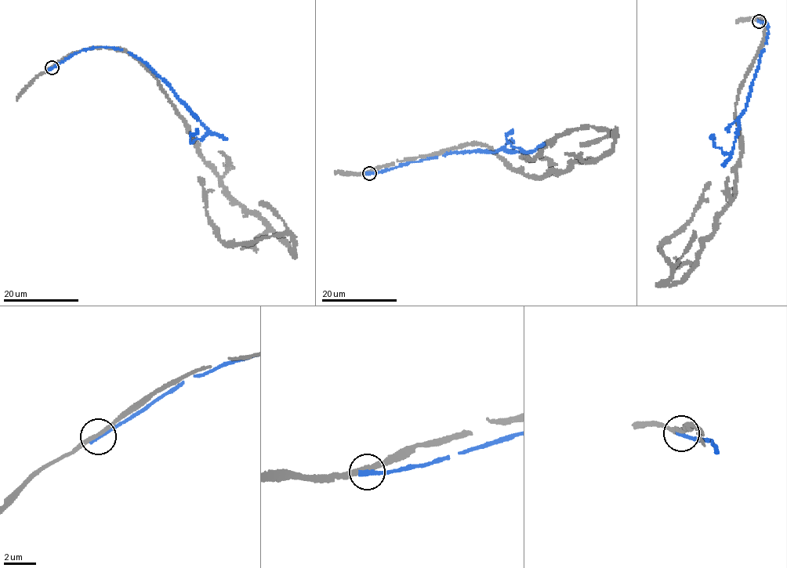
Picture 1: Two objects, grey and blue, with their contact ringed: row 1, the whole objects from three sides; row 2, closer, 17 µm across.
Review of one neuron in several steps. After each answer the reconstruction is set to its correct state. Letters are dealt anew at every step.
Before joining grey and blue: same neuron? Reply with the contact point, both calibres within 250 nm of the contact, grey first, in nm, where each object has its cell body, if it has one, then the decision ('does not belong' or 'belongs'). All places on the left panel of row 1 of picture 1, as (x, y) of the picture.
place (52, 67); calibres 280 and 320 nm; soma grey none; soma blue none; does not belong

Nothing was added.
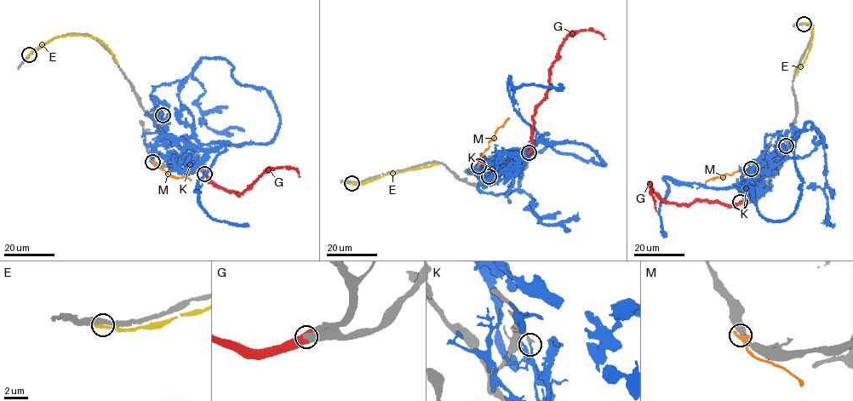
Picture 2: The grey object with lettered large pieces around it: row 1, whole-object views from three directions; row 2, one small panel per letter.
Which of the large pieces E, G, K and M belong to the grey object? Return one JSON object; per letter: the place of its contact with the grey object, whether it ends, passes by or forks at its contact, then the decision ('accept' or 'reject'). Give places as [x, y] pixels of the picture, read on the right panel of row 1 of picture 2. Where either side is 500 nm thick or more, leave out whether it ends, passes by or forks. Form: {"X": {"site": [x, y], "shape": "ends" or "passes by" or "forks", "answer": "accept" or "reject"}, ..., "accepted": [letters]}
{"E": {"site": [804, 24], "shape": "ends", "answer": "reject"}, "G": {"site": [740, 202], "answer": "accept"}, "K": {"site": [786, 146], "shape": "ends", "answer": "reject"}, "M": {"site": [751, 168], "shape": "ends", "answer": "reject"}, "accepted": ["G"]}

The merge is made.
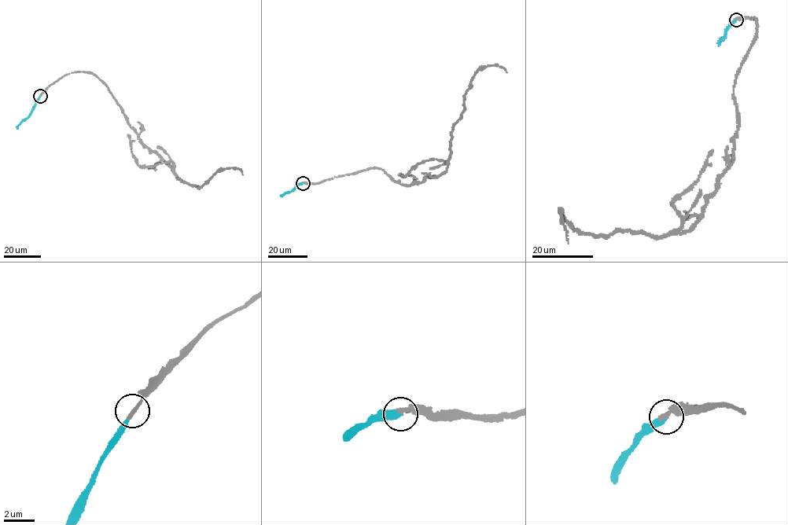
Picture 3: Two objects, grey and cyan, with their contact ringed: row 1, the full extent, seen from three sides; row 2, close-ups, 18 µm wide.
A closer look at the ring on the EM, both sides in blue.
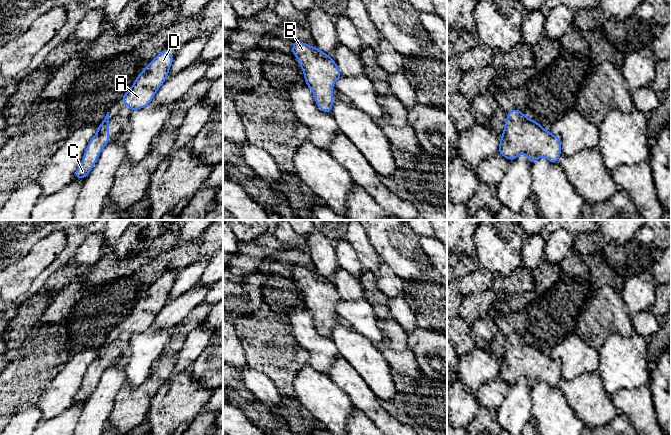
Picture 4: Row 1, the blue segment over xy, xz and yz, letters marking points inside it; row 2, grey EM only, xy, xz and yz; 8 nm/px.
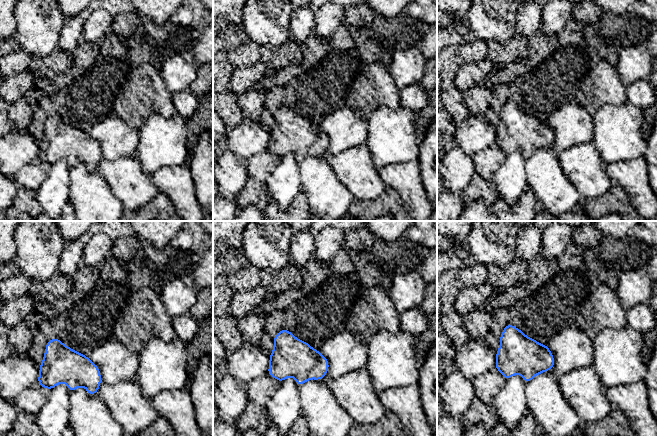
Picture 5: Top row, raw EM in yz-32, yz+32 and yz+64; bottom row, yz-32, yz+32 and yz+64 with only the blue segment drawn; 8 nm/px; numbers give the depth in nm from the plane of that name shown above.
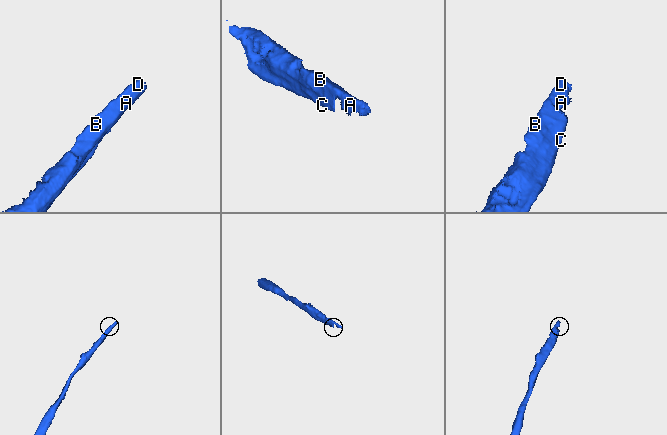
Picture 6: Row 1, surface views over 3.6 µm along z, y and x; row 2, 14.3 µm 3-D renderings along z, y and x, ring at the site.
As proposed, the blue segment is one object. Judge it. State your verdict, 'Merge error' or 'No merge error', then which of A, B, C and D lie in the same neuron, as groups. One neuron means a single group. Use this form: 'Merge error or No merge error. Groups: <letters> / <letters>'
No merge error. Groups: A B C D

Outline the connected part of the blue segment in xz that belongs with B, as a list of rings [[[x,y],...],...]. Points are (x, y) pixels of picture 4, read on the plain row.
[[[295,264],[291,277],[299,283],[306,309],[312,314],[318,332],[330,338],[333,330],[333,308],[342,298],[330,279]]]

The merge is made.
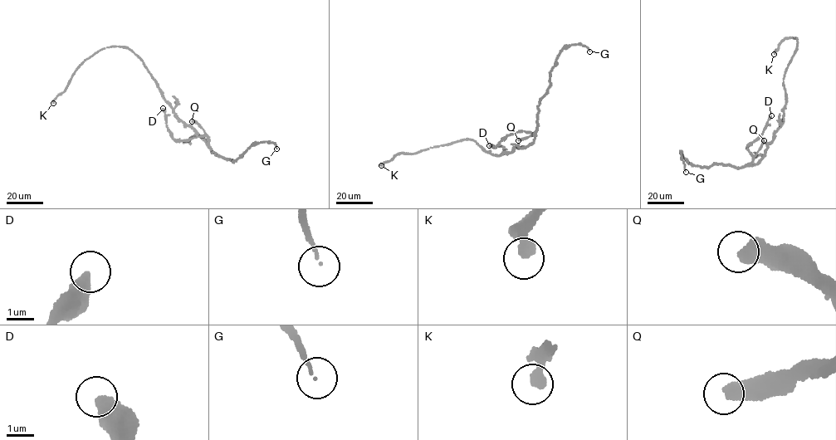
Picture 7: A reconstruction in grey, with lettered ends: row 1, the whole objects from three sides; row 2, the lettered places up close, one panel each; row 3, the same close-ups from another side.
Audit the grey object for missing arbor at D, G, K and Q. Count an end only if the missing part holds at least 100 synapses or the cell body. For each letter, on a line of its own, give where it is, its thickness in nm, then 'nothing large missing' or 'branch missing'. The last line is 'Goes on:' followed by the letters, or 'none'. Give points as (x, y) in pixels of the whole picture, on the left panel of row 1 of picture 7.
D: at (163, 108); 600 nm thick; nothing large missing
G: at (276, 149); 80 nm thick; nothing large missing
K: at (53, 103); 360 nm thick; branch missing
Q: at (192, 121); 550 nm thick; nothing large missing
Goes on: K

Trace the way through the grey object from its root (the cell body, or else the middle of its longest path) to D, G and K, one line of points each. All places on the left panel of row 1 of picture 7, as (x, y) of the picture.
D: (173, 111), (207, 143), (206, 136), (179, 140), (173, 139), (166, 126), (163, 108)
G: (173, 111), (183, 123), (191, 125), (212, 153), (232, 162), (249, 147), (260, 142), (272, 142), (276, 149)
K: (173, 111), (144, 63), (131, 51), (121, 46), (102, 48), (83, 61), (66, 87), (53, 103)

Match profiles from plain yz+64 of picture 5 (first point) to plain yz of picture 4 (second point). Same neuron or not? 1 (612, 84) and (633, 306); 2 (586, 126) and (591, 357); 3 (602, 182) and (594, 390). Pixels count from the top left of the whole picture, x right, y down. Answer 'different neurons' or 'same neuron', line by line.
1: different neurons
2: same neuron
3: same neuron

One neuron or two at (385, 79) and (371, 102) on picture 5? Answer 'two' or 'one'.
one

